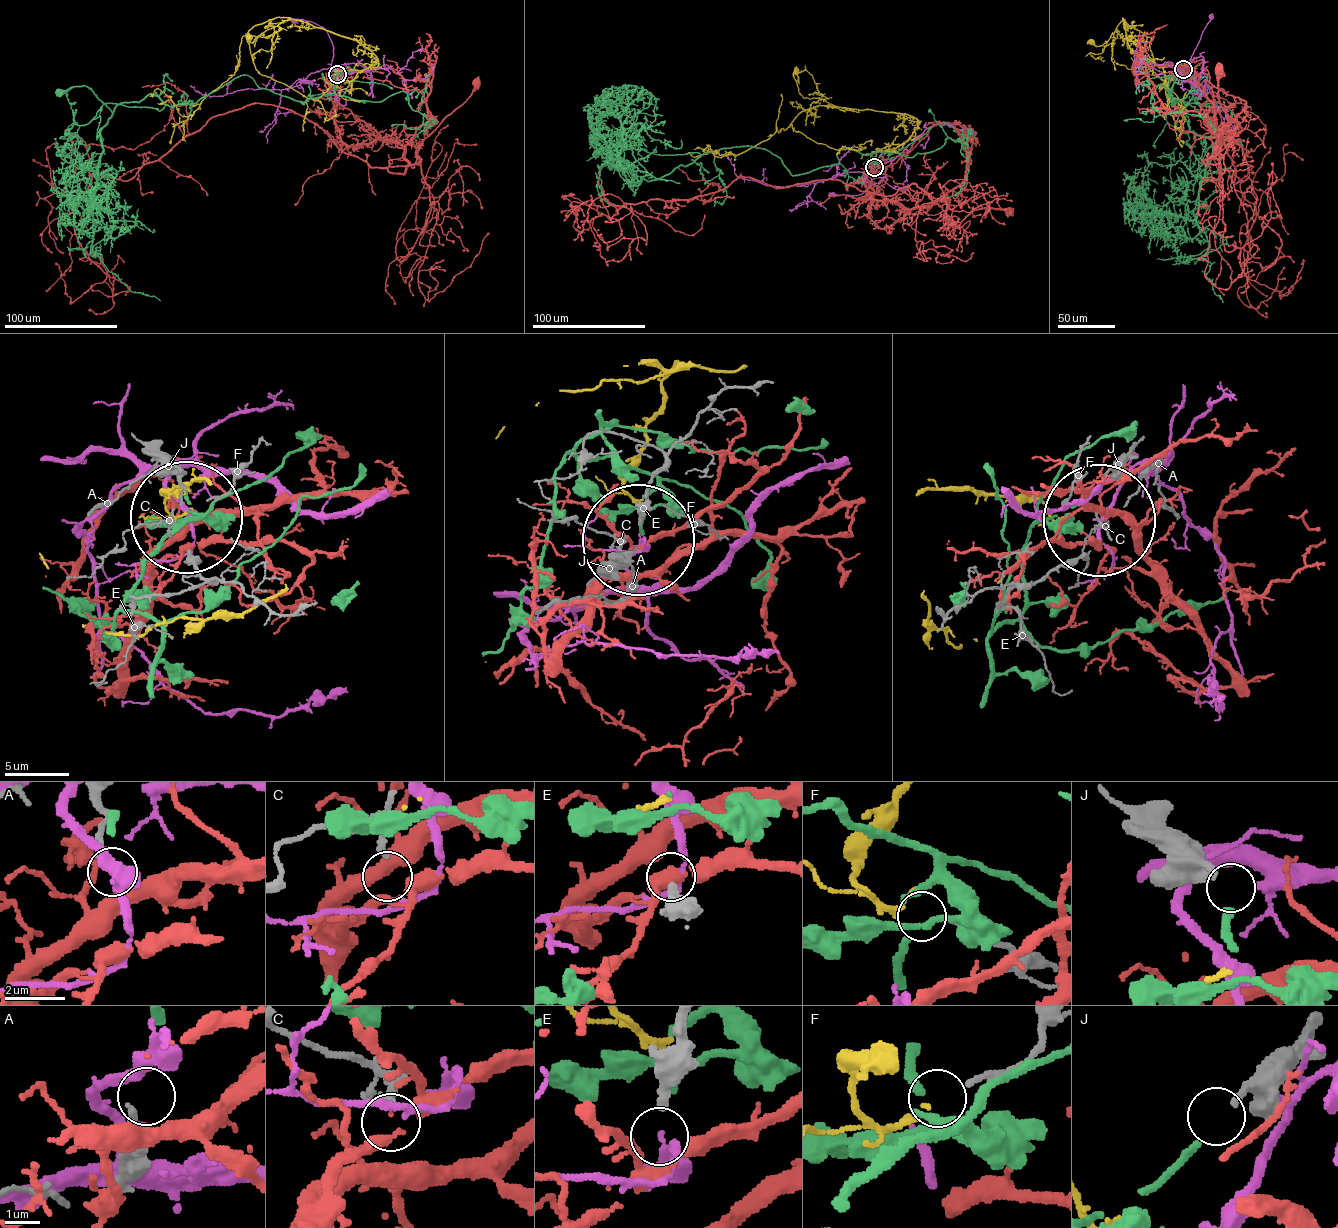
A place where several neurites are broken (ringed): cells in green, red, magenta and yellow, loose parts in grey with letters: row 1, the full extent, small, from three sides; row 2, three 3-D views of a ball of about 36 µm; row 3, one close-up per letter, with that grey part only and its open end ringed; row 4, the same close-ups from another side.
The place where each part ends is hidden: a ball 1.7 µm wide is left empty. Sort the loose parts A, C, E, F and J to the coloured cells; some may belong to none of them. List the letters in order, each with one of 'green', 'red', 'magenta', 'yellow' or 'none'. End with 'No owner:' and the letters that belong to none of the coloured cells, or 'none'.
A: none
C: none
E: magenta
F: yellow
J: green
No owner: A, C

